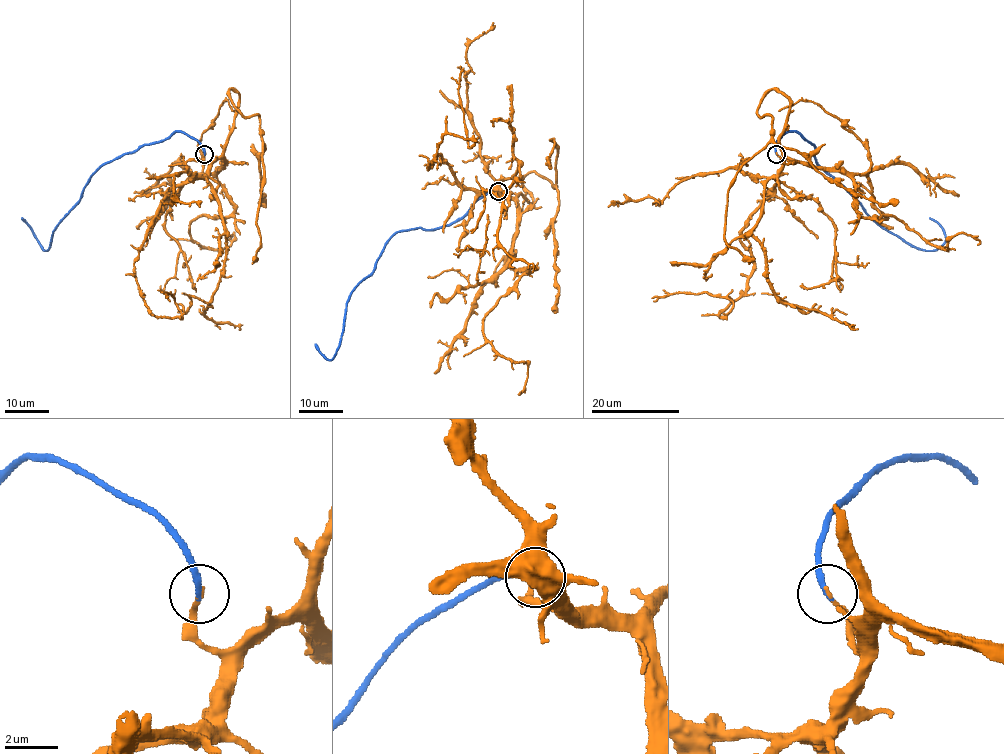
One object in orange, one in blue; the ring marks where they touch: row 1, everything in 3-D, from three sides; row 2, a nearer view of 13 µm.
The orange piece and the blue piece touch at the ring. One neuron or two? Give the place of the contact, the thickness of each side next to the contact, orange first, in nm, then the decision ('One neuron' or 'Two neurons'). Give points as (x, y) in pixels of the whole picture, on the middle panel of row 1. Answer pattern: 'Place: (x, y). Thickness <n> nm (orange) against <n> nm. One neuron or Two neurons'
Place: (498, 191). Thickness 150 nm (orange) against 220 nm. One neuron

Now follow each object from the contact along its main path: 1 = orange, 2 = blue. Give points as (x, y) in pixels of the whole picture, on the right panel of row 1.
1: (777, 153), (774, 191), (741, 232), (753, 271), (719, 317), (727, 314), (731, 301), (706, 292), (653, 301)
2: (777, 153), (776, 142), (796, 131), (878, 224), (936, 250), (946, 234), (929, 217)

